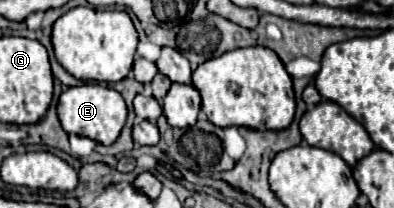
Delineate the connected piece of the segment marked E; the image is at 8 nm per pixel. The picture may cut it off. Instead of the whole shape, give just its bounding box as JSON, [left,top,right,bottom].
[58,83,128,145]

